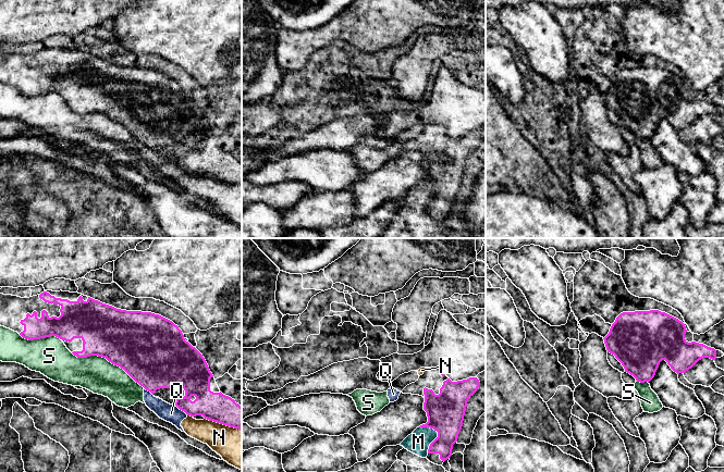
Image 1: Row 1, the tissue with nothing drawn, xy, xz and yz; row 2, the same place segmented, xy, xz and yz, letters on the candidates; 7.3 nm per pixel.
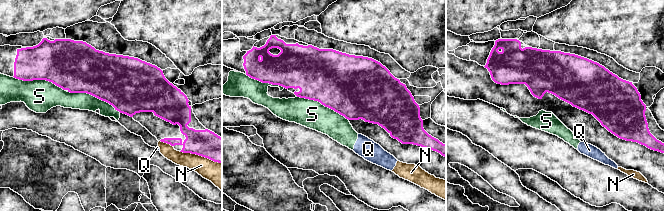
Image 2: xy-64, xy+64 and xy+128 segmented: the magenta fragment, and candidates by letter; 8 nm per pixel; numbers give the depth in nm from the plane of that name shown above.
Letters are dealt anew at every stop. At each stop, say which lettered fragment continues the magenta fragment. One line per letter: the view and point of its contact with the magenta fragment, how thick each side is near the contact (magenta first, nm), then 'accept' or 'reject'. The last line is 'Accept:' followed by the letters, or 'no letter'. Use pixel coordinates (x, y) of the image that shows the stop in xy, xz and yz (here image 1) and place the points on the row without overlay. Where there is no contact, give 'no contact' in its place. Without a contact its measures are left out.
M: meets magenta in xz at (438, 190); 280 nm thick on the magenta side, 170 nm on the other; reject
N: meets magenta in xy at (223, 181); 220 nm thick on the magenta side, 280 nm on the other; reject
Q: meets magenta in xy at (182, 166); 220 nm thick on the magenta side, 130 nm on the other; reject
S: meets magenta in xy at (108, 116); 440 nm thick on the magenta side, 260 nm on the other; reject
Accept: no letter

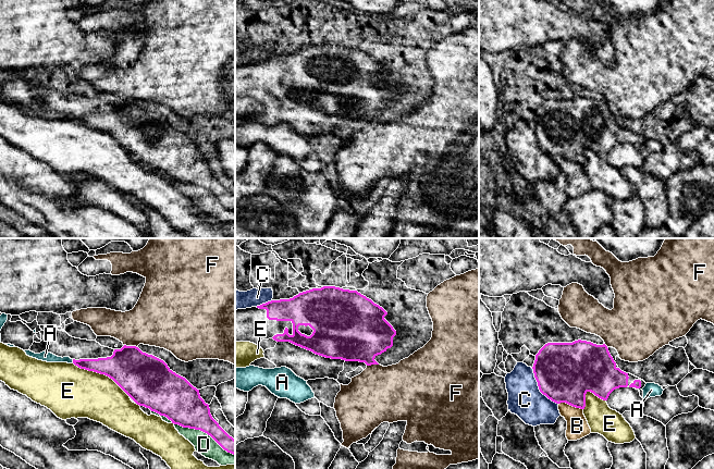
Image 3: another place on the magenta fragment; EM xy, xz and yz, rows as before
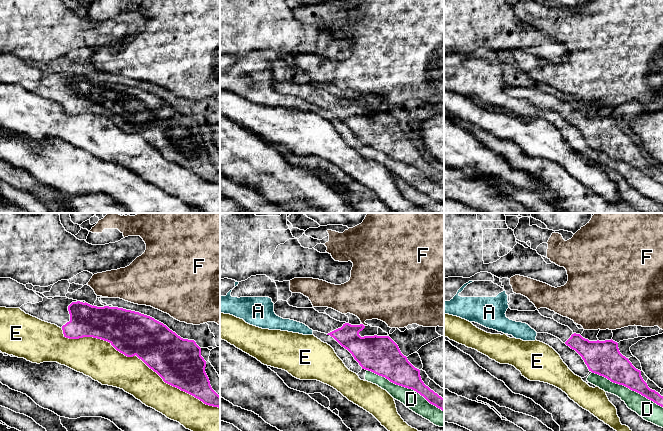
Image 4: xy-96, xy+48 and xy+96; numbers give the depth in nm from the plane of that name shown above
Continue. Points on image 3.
A: meets magenta in xy at (73, 118); 130 nm thick on the magenta side, 80 nm on the other; reject
B: meets magenta in yz at (570, 161); 440 nm thick on the magenta side, 160 nm on the other; reject
C: meets magenta in yz at (539, 145); 440 nm thick on the magenta side, 260 nm on the other; reject
D: meets magenta in xy at (205, 188); 280 nm thick on the magenta side, 150 nm on the other; reject
E: meets magenta in xy at (101, 130); 320 nm thick on the magenta side, 360 nm on the other; reject
F: meets magenta in xy at (131, 102); 340 nm thick on the magenta side, 360 nm on the other; reject
Accept: no letter

